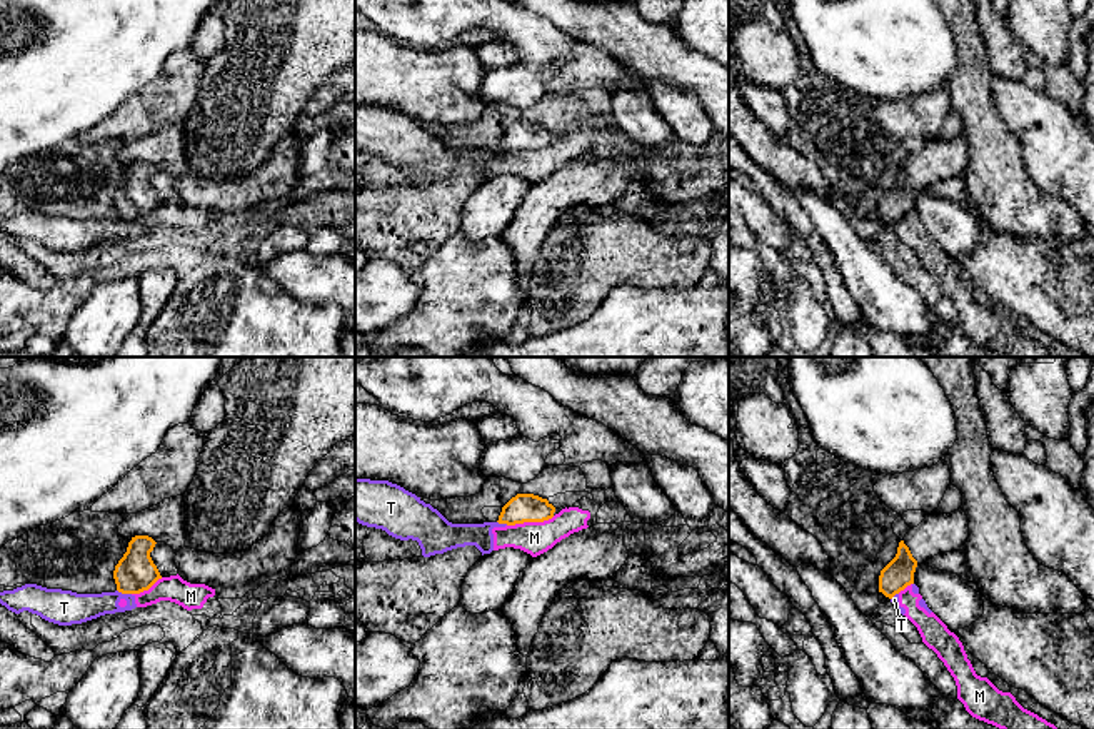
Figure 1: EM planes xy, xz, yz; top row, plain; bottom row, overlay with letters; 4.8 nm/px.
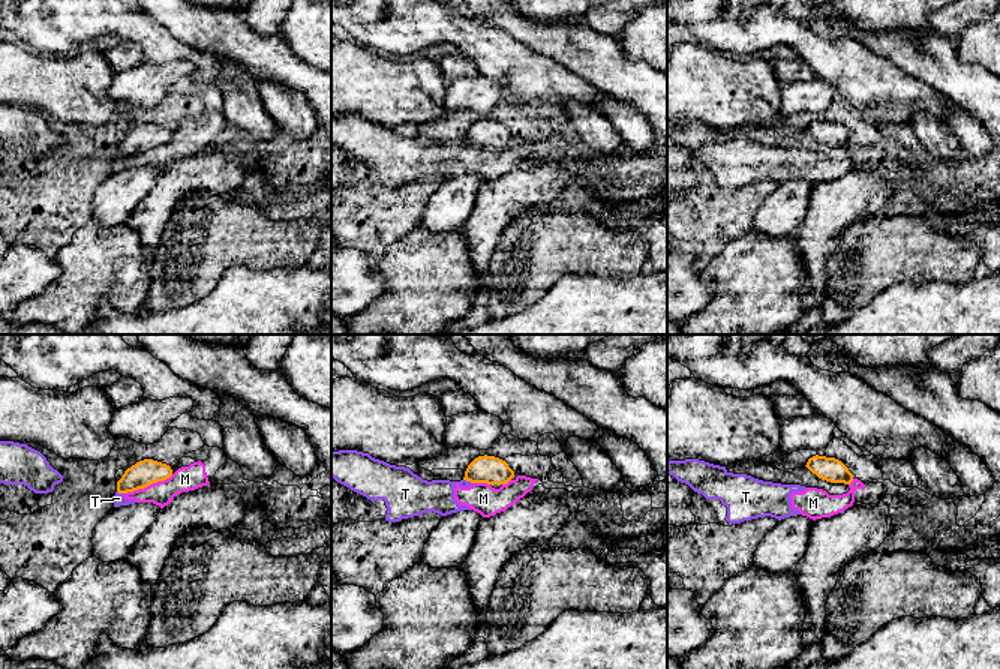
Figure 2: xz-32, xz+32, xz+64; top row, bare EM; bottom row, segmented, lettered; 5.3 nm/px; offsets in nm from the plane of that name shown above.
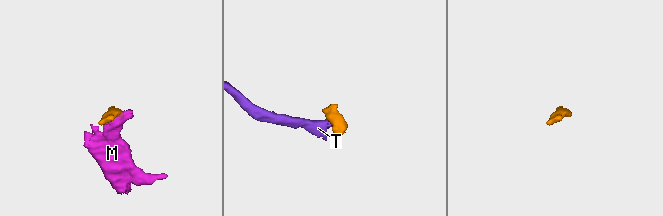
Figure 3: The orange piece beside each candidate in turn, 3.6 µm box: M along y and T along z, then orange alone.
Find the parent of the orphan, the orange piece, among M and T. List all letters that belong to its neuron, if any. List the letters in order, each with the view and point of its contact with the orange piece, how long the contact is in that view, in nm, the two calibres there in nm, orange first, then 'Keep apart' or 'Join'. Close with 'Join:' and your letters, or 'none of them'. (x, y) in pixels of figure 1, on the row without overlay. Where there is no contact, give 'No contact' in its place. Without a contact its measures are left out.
M: Touches orange at xz (531, 147). Shared border 240 nm. Thickness 140 nm (orange) against 160 nm. Keep apart
T: Touches orange at xy (124, 219). Shared border 80 nm. Thickness 190 nm (orange) against 140 nm. Keep apart
Join: none of them

